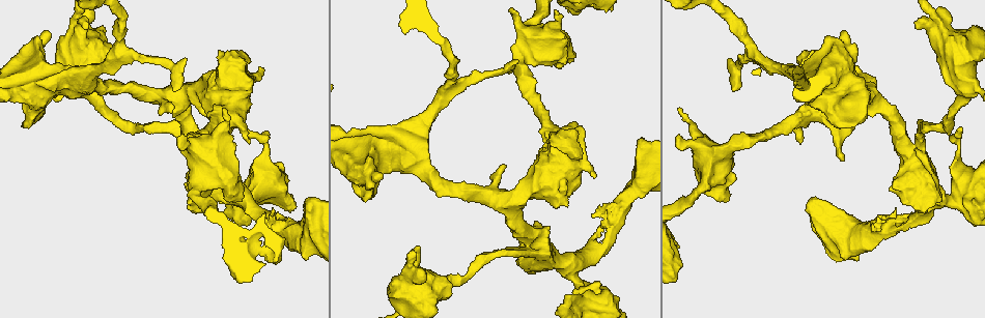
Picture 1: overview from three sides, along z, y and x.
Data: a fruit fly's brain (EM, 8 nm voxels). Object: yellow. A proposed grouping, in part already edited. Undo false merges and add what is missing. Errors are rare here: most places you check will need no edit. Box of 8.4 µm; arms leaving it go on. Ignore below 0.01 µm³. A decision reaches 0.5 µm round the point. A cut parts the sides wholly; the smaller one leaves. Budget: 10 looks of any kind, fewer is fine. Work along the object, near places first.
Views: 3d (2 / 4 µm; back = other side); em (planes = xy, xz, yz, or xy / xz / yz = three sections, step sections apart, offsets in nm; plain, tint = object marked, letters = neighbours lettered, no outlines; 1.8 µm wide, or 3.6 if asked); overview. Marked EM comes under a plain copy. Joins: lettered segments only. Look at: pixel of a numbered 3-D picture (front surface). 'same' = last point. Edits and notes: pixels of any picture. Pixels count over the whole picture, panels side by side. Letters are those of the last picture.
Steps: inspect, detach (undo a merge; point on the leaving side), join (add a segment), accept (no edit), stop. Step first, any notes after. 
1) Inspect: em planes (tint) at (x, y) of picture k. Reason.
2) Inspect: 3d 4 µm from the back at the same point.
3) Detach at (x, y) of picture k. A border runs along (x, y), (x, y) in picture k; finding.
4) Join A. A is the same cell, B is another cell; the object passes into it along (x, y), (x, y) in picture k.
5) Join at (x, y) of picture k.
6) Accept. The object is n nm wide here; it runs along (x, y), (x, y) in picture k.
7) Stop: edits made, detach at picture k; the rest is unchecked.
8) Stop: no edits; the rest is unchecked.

Inspect: em 3.6 µm planes (letters) at (253, 194) of picture 1. Branch point.

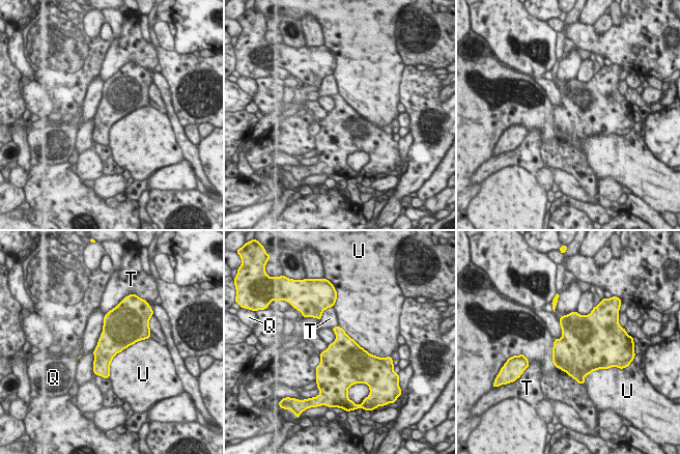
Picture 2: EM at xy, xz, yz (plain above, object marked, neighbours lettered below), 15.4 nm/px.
Accept. The longest contact is with U, 800 nm; Q, T and U are other cells; one neuron here.

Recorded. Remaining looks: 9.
Inspect: 3d 4 µm at (869, 99) of picture 1. Free end.

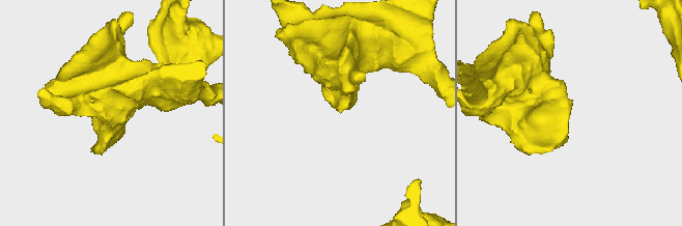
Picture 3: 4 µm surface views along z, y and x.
Inspect: em xy step 8 (letters) at (569, 111) of picture 3. Now the EM.

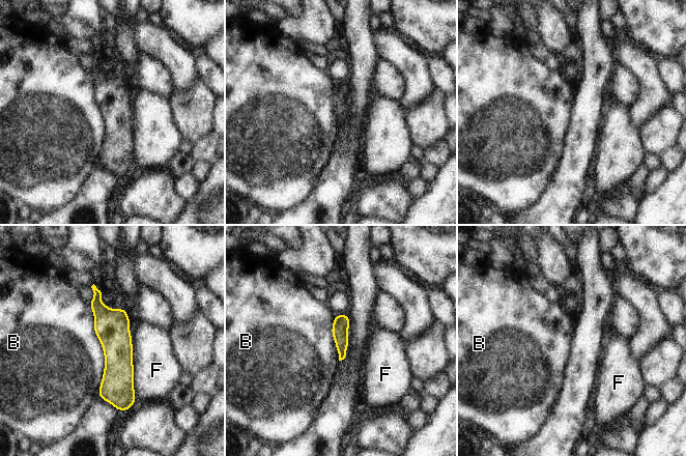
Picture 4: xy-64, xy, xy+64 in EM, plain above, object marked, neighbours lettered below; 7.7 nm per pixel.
Accept. B and F are other cells; it runs along (96, 292), (118, 349), (118, 402) in picture 4; none of them fits.

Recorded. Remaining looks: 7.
Inspect: em 3.6 µm planes (tint) at (510, 198) of picture 1.

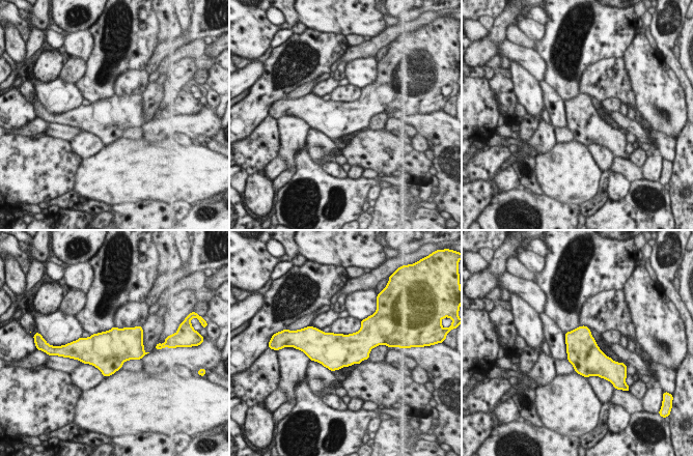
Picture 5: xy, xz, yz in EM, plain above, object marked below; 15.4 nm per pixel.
Inspect: em 3.6 µm planes (letters) at the same point. See the neighbours.

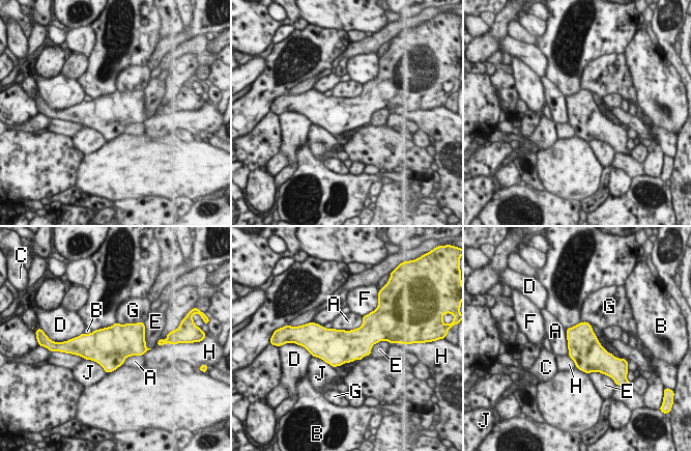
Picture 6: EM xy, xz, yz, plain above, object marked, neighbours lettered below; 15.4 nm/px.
Accept. A, B, C, D, E, F, G, H and J are other cells; a border runs along (363, 316), (357, 328), (332, 329) in picture 6; all the same neuron.

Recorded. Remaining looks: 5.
Inspect: em 3.6 µm planes (letters) at (959, 69) of picture 1. Sharp bend.

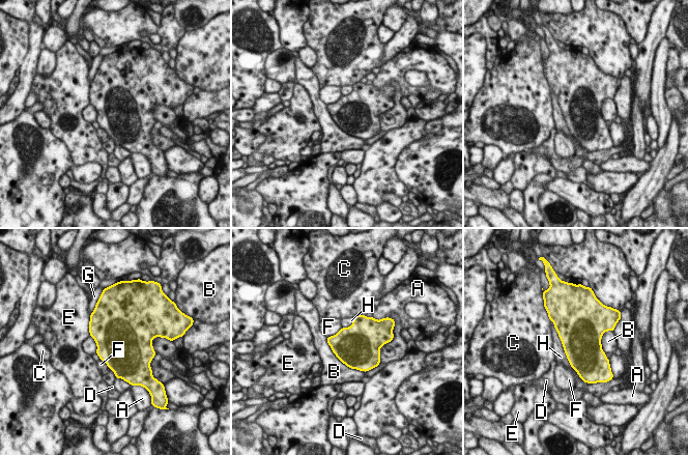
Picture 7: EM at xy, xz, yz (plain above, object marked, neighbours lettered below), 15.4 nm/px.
Accept. The object is 650 nm wide here; A, B, C, D, E, F, G and H are other cells; a border runs along (99, 359), (115, 376) in picture 7; one neuron here.

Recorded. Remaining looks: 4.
Stop: no edits; the rest is unchecked.

